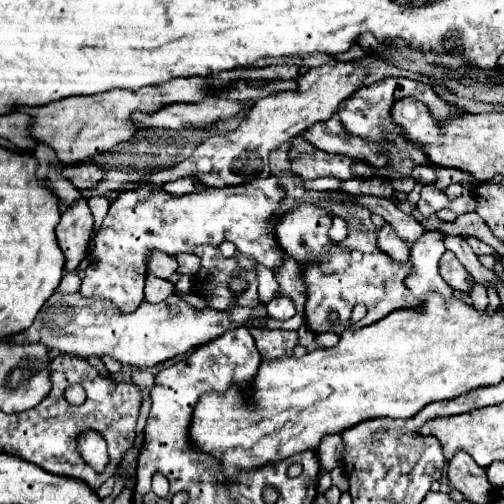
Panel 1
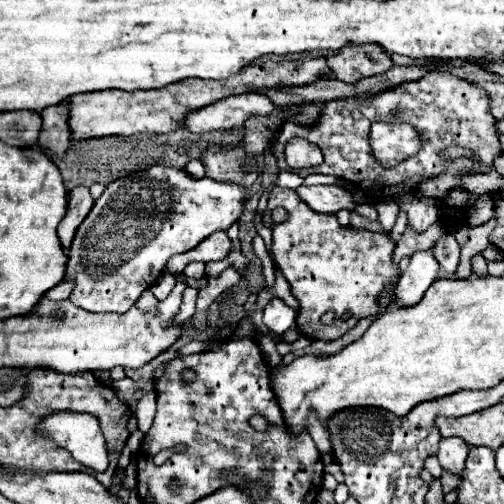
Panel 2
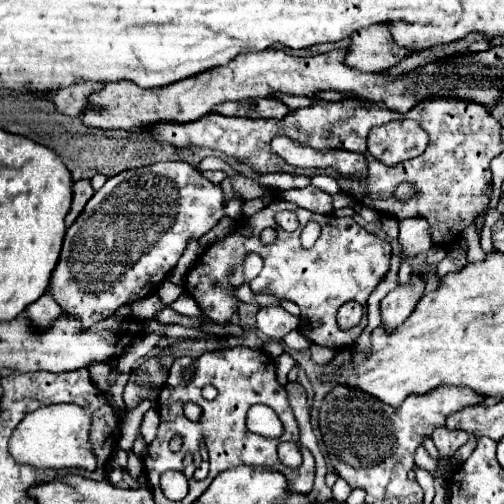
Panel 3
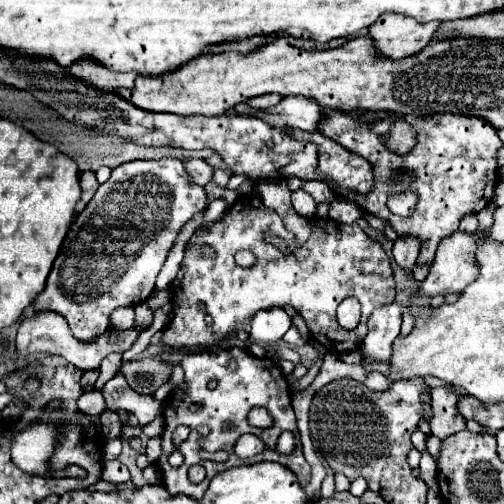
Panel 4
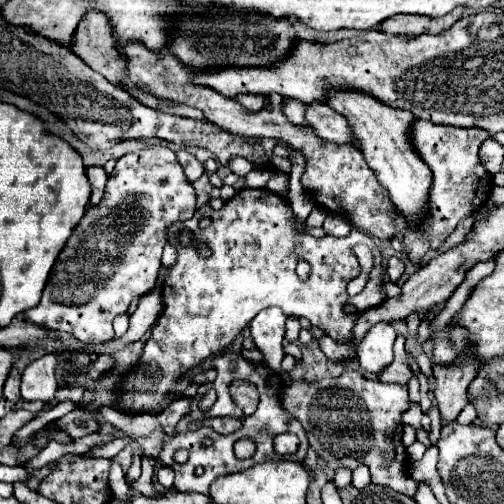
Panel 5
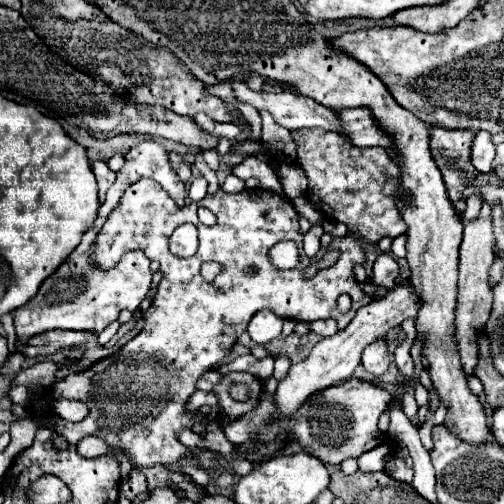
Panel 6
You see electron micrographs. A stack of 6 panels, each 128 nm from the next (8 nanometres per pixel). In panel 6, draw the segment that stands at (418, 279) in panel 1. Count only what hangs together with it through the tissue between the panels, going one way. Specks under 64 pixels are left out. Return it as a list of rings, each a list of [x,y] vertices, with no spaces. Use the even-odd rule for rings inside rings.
[[[376,340],[376,344],[370,344],[370,346],[364,350],[362,366],[364,366],[366,372],[370,372],[372,376],[382,376],[384,370],[388,370],[388,366],[390,366],[390,356],[388,356],[388,348],[386,348],[386,340]]]

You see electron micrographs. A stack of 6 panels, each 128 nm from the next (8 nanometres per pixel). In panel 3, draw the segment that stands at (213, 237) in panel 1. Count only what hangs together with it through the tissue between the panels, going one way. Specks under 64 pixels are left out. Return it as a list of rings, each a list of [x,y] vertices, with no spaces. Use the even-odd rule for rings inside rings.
[[[158,162],[136,170],[124,170],[118,176],[106,180],[106,184],[88,200],[82,214],[66,230],[60,260],[52,272],[48,294],[62,306],[62,310],[74,320],[82,322],[82,328],[90,328],[114,314],[118,306],[132,304],[150,296],[164,282],[168,272],[176,266],[178,256],[184,252],[190,236],[200,238],[212,230],[224,216],[224,194],[220,186],[204,180],[188,162]],[[120,232],[126,236],[126,254],[114,252],[112,236]]]

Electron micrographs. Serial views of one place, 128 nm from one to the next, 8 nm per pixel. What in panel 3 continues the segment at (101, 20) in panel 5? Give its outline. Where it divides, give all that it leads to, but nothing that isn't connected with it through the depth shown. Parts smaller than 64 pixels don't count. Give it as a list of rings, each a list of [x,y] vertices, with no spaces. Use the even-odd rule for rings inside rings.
[[[78,80],[76,84],[72,86],[66,86],[66,88],[60,88],[56,92],[56,96],[52,98],[52,102],[56,104],[56,108],[64,114],[70,114],[70,116],[78,116],[80,110],[86,108],[86,98],[92,96],[94,92],[102,90],[104,88],[104,82],[88,82],[88,80]]]

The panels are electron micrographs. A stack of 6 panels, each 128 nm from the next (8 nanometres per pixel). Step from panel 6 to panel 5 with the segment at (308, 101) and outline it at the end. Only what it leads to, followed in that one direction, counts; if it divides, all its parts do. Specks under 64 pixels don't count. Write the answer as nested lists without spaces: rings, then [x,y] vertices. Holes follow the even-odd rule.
[[[284,98],[284,102],[282,102],[282,112],[284,112],[284,116],[288,118],[288,122],[292,122],[292,124],[296,124],[296,126],[300,126],[300,124],[306,122],[306,118],[304,118],[306,108],[308,108],[308,104],[304,104],[304,102],[300,102],[300,100]]]

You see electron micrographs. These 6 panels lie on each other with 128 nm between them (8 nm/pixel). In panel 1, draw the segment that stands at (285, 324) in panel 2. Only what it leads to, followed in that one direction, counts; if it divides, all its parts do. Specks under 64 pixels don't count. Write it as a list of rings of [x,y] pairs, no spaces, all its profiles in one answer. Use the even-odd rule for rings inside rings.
[[[276,296],[274,300],[270,300],[270,302],[266,304],[266,310],[268,310],[268,316],[270,316],[270,318],[280,320],[280,322],[282,322],[282,320],[288,320],[288,318],[292,318],[292,316],[296,314],[292,300],[286,298],[286,296]]]

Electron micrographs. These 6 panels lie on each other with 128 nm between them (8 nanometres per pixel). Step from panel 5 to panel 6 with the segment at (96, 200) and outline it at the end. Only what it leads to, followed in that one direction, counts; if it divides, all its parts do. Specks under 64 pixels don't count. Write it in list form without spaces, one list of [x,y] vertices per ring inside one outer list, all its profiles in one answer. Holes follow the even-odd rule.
[[[94,162],[92,172],[96,174],[96,180],[98,180],[98,198],[100,198],[100,202],[104,202],[106,190],[114,184],[116,174],[110,170],[110,166],[106,162]]]

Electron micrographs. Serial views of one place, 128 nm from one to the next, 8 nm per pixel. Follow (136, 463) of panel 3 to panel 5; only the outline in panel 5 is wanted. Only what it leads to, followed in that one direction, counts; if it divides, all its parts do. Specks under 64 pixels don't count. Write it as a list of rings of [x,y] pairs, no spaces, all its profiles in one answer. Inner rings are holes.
[[[100,354],[98,360],[96,360],[96,366],[88,372],[88,378],[100,378],[100,374],[110,370],[112,364],[114,364],[114,358],[110,354]]]

